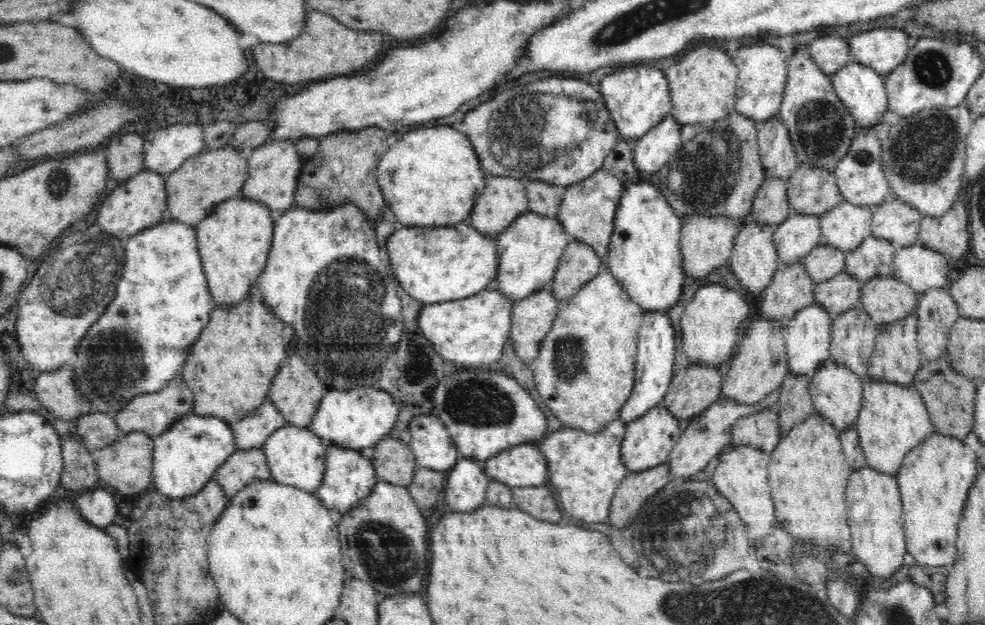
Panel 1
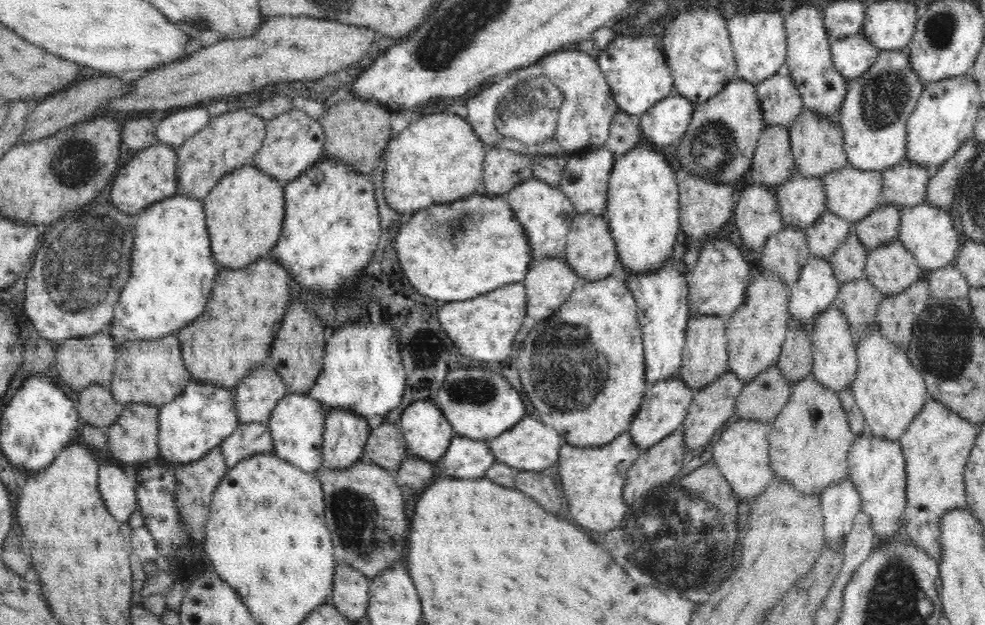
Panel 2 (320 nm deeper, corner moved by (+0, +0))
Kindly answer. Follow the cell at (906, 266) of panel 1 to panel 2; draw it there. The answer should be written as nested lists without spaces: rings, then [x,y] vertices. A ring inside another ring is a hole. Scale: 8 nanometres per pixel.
[[[924,200],[920,204],[904,207],[900,213],[901,223],[896,240],[916,257],[920,268],[933,271],[954,263],[963,237],[956,233],[948,210],[930,205]]]

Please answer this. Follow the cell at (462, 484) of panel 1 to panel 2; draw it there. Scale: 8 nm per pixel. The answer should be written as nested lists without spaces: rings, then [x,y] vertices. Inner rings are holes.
[[[460,435],[450,441],[444,456],[434,461],[434,464],[440,476],[474,480],[484,477],[495,462],[487,441]]]

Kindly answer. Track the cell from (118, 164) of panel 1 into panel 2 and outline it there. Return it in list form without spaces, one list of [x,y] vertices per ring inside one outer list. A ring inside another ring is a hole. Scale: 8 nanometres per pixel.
[[[130,116],[122,127],[120,134],[120,137],[122,137],[121,146],[135,154],[150,145],[158,143],[154,126],[154,122],[149,117]]]

